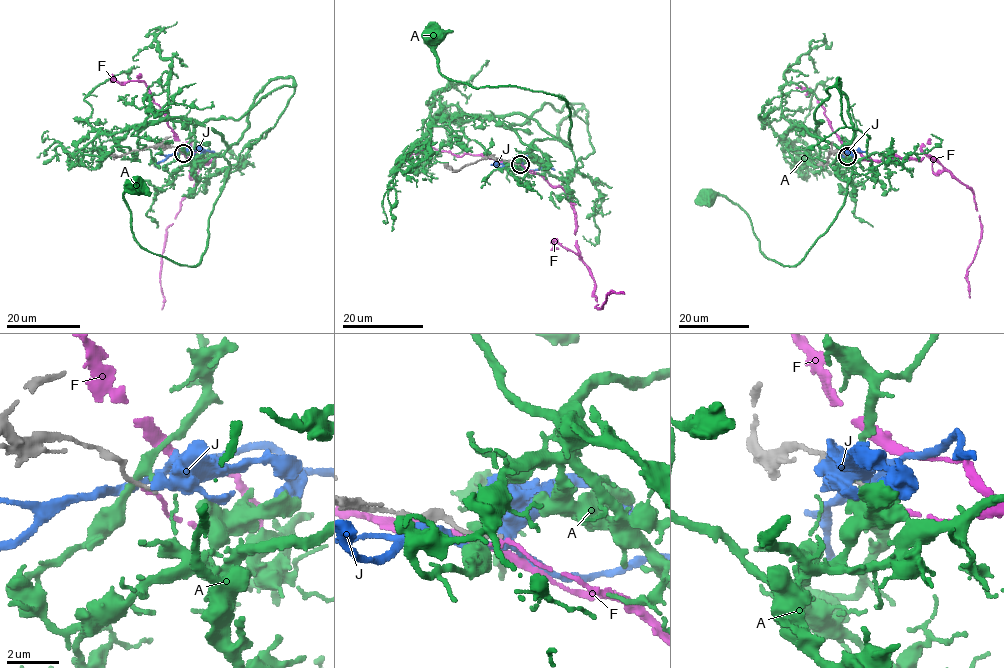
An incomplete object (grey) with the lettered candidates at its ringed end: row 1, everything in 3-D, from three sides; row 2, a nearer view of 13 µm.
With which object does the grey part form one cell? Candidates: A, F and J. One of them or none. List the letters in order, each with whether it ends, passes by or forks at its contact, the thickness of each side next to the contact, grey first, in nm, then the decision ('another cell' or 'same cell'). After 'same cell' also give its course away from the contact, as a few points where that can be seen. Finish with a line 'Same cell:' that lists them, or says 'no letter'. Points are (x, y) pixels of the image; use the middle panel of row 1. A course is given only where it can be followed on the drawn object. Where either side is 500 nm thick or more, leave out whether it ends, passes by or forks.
A: it passes by; calibres 180 and 320 nm; another cell
F: it ends; calibres 130 and 150 nm; same cell; course (519, 164), (561, 186), (569, 199), (577, 249), (595, 285), (595, 308), (602, 307), (607, 293), (624, 293)
J: it passes by; calibres 170 and 280 nm; another cell
Same cell: F

